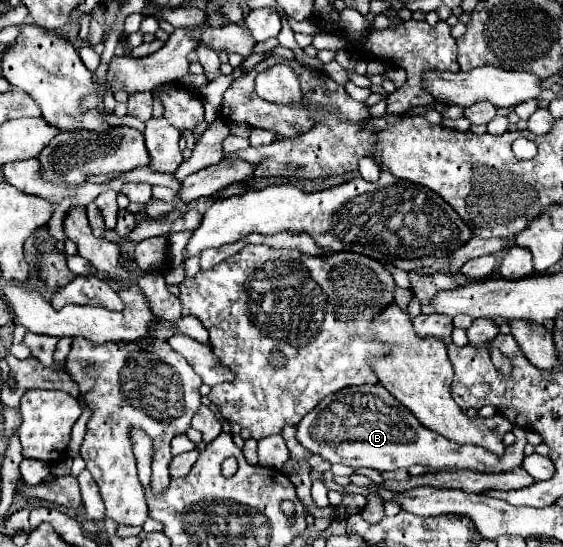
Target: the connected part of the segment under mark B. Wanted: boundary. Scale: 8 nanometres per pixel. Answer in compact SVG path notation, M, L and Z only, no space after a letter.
M350 386L336 394L324 398L310 414L306 414L296 426L298 442L310 450L312 454L320 454L330 464L346 464L352 468L368 466L374 470L394 470L394 468L410 468L414 464L426 466L428 470L442 468L460 468L460 470L476 470L476 472L510 472L518 468L524 460L526 430L514 428L516 440L506 448L504 456L496 458L484 448L474 446L456 446L448 442L444 436L420 426L414 414L400 406L392 394L384 390L384 386Z

